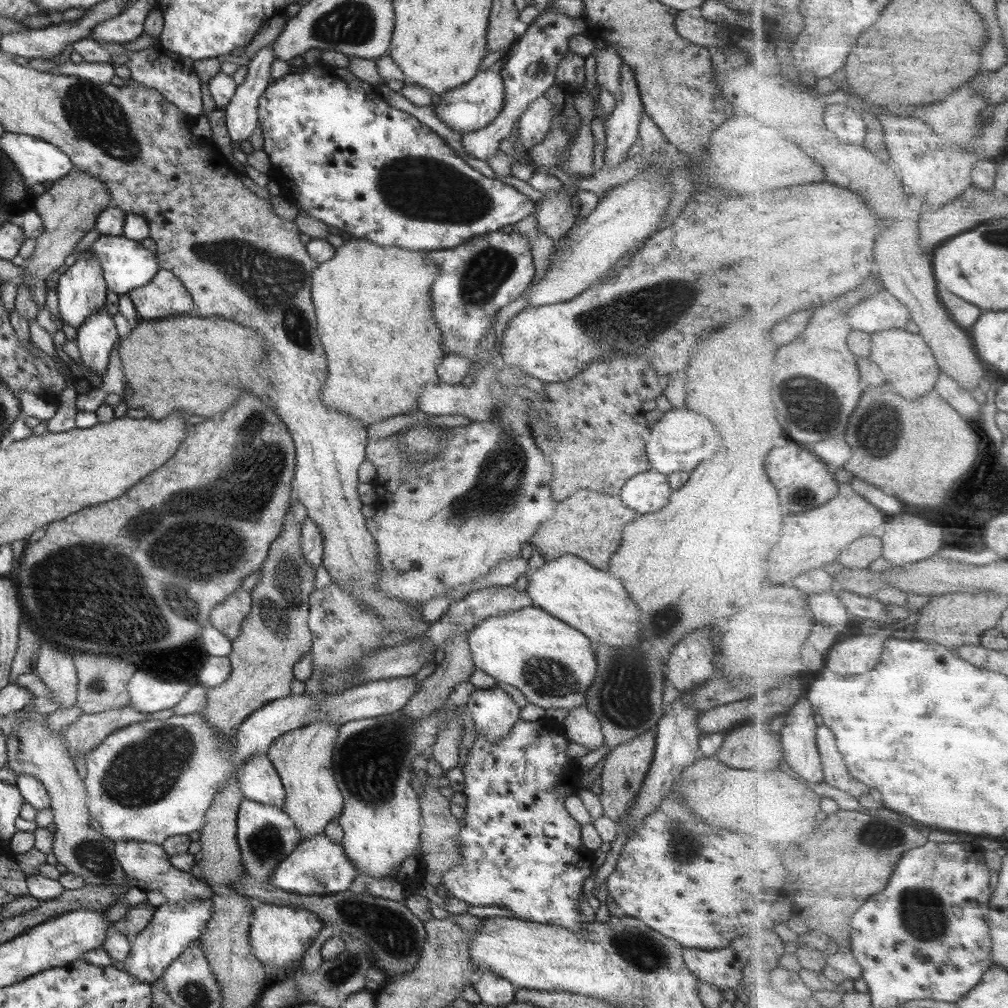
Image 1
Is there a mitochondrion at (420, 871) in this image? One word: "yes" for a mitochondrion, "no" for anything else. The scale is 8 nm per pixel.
no

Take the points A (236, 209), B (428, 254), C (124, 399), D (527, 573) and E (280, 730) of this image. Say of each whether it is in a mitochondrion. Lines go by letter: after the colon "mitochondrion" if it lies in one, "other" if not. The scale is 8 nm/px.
A: other
B: other
C: other
D: other
E: other

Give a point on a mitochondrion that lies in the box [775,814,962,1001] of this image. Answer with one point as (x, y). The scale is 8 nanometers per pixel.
(923, 915)

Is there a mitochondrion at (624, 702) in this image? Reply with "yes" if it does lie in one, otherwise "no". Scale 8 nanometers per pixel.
yes

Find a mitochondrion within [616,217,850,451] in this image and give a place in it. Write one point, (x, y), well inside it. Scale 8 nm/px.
(820, 414)

